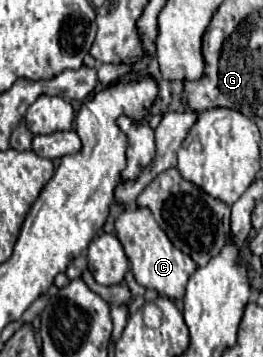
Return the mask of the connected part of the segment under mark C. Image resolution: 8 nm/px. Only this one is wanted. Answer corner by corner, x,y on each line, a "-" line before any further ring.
126,208
116,218
116,236
124,246
124,252
130,260
134,278
144,288
154,288
158,294
168,296
170,300
184,296
184,286
190,274
196,270
194,260
180,252
166,236
166,232
156,224
152,212
148,208

